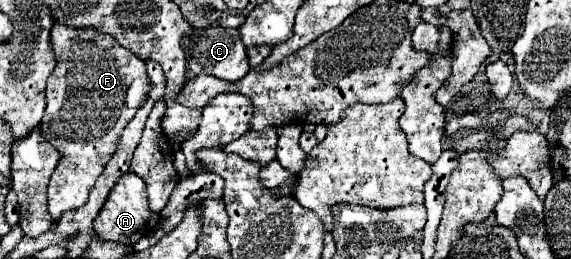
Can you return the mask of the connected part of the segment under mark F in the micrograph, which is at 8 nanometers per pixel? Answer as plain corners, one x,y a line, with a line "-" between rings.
54,22
50,34
52,34
52,50
56,54
58,64
48,78
48,88
46,88
48,104
46,104
46,114
40,122
40,130
46,142
50,142
60,152
60,162
48,184
48,212
52,220
58,220
66,210
74,210
86,204
96,178
102,174
106,162
112,158
120,142
120,134
124,126
130,122
130,118
146,100
150,90
150,80
146,76
146,64
140,58
134,58
130,50
118,46
114,38
102,34
100,30
90,30
90,28
76,30
62,22

